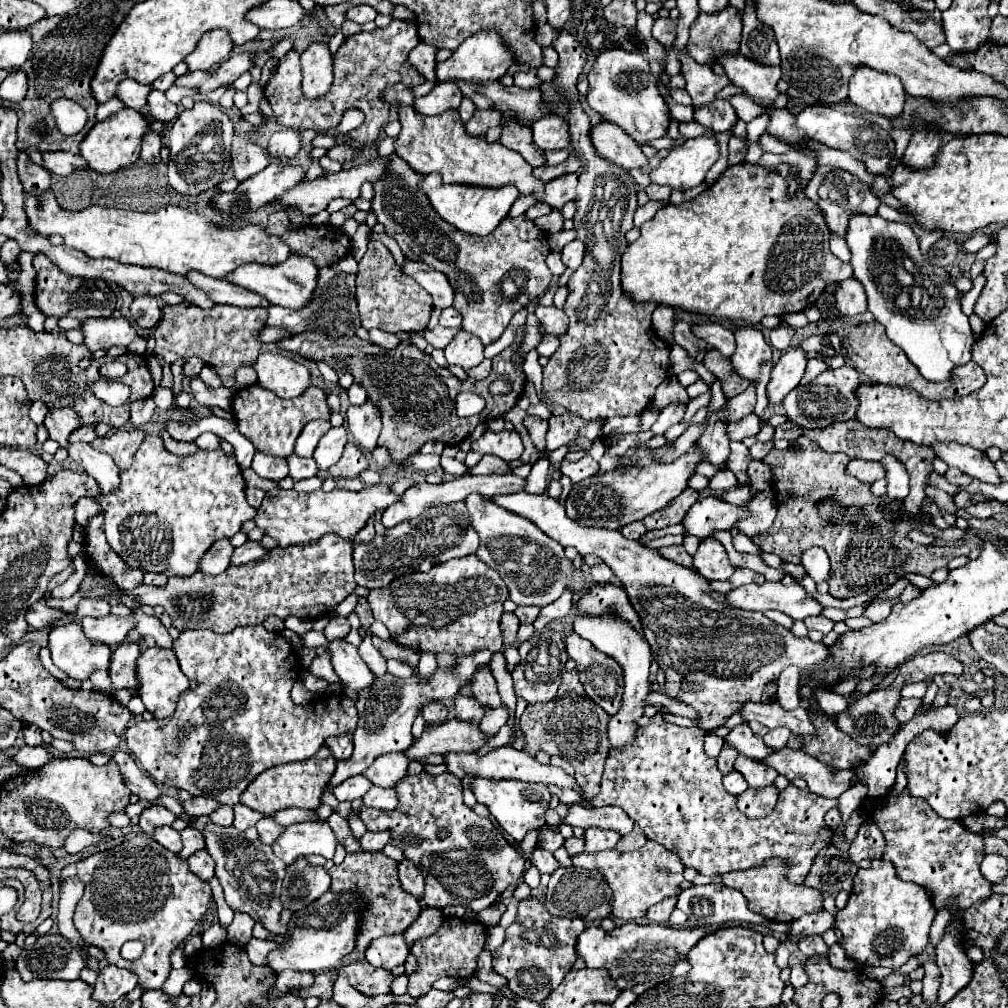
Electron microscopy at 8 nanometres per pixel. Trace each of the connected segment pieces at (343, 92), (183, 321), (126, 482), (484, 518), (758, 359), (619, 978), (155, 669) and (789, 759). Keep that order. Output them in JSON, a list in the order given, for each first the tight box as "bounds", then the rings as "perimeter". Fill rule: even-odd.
[{"bounds":[264,20,424,148],"perimeter":[[[392,20],[386,28],[376,28],[374,32],[358,32],[342,42],[342,46],[336,52],[336,64],[334,64],[334,82],[328,94],[306,100],[300,92],[300,60],[298,52],[292,48],[286,52],[286,56],[280,58],[276,72],[264,86],[264,96],[270,102],[274,110],[274,118],[284,128],[310,128],[316,132],[328,132],[330,128],[336,128],[342,120],[342,114],[348,108],[360,108],[366,114],[364,124],[348,134],[336,134],[338,144],[352,144],[362,148],[372,148],[376,140],[380,138],[382,128],[388,124],[390,116],[390,104],[382,98],[384,92],[402,82],[400,70],[404,70],[404,84],[414,86],[422,84],[424,78],[416,74],[416,70],[408,64],[408,52],[418,44],[418,32],[414,22],[400,22]]]},{"bounds":[146,304,266,388],"perimeter":[[[164,304],[162,320],[154,328],[156,348],[146,352],[146,356],[160,356],[164,362],[172,364],[176,360],[190,360],[192,356],[202,358],[208,366],[216,368],[226,388],[234,388],[234,370],[242,364],[252,364],[256,360],[260,342],[256,340],[260,328],[266,322],[266,308],[234,308],[234,306],[214,306],[212,310],[202,310],[198,306],[186,304]]]},{"bounds":[96,436,256,576],"perimeter":[[[146,436],[144,442],[140,444],[136,456],[134,456],[134,464],[128,468],[128,470],[122,470],[120,472],[120,478],[122,478],[122,484],[116,492],[108,494],[108,496],[98,496],[96,502],[104,508],[104,532],[106,532],[106,538],[108,538],[108,544],[112,546],[114,552],[118,552],[118,556],[122,556],[122,560],[132,566],[132,568],[140,568],[144,572],[166,572],[168,576],[192,576],[196,572],[196,566],[202,558],[202,554],[218,540],[218,538],[230,538],[234,536],[242,522],[246,520],[252,520],[256,516],[256,510],[246,502],[246,496],[244,496],[244,490],[246,490],[246,484],[244,484],[244,478],[242,478],[242,472],[240,472],[240,466],[238,462],[232,458],[228,458],[222,450],[214,450],[214,452],[208,452],[208,450],[200,450],[196,456],[176,456],[172,452],[168,452],[164,448],[164,442],[160,436]]]},{"bounds":[464,494,590,608],"perimeter":[[[470,494],[464,502],[470,512],[470,526],[480,536],[476,556],[502,576],[512,602],[542,608],[554,602],[564,588],[590,588],[590,584],[584,582],[584,574],[580,570],[576,572],[572,562],[564,556],[564,548],[556,540],[550,540],[538,526],[530,524],[530,520],[498,508],[494,502],[484,500],[480,494]]]},{"bounds":[730,326,772,416],"perimeter":[[[750,326],[738,328],[734,332],[736,336],[736,352],[730,358],[734,370],[746,380],[758,380],[758,386],[765,391],[759,391],[759,399],[756,401],[754,414],[761,416],[768,405],[766,398],[766,382],[770,380],[772,370],[772,350],[766,344],[760,330],[754,330]]]},{"bounds":[576,924,706,994],"perimeter":[[[622,924],[612,932],[604,932],[600,926],[588,926],[576,944],[576,954],[586,962],[586,968],[604,968],[610,972],[618,990],[632,990],[642,994],[660,982],[676,976],[686,976],[690,966],[686,962],[688,950],[706,934],[704,928],[686,930],[656,924]]]},{"bounds":[138,646,190,720],"perimeter":[[[160,646],[148,648],[140,654],[140,658],[138,658],[138,680],[140,680],[138,696],[142,698],[146,710],[158,720],[174,716],[178,696],[190,688],[190,680],[180,672],[176,654],[172,650],[164,650]]]},{"bounds":[760,748,858,798],"perimeter":[[[782,748],[778,752],[772,752],[770,756],[766,756],[766,760],[760,762],[772,766],[776,772],[790,780],[804,778],[808,782],[808,788],[824,798],[838,798],[844,790],[858,782],[854,770],[838,770],[836,774],[832,774],[826,764],[818,762],[816,758],[808,756],[802,750]]]}]

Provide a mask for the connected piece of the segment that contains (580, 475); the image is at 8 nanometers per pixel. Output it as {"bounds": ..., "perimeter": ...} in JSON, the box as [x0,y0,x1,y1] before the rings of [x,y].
{"bounds":[560,458,598,482],"perimeter":[[[582,458],[578,462],[570,462],[570,460],[562,460],[560,472],[564,476],[568,476],[572,482],[580,482],[584,478],[590,478],[598,472],[598,462],[592,458]]]}

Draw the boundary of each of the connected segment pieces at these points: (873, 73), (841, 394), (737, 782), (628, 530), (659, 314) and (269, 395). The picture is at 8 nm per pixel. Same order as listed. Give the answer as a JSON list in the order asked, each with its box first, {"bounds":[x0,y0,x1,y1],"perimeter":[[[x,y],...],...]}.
[{"bounds":[848,68,906,122],"perimeter":[[[854,68],[848,98],[864,112],[880,114],[894,122],[902,118],[906,92],[896,76],[872,68]]]},{"bounds":[782,366,858,428],"perimeter":[[[842,366],[836,370],[828,368],[818,374],[810,384],[796,386],[792,392],[786,394],[786,398],[782,400],[784,414],[802,428],[824,428],[826,424],[852,420],[858,406],[858,400],[854,396],[854,388],[858,386],[858,382],[858,372],[852,366]]]},{"bounds":[724,770,748,796],"perimeter":[[[732,770],[730,774],[724,776],[724,788],[726,788],[726,792],[740,796],[748,788],[748,784],[746,784],[746,780],[742,780],[742,776],[736,770]]]},{"bounds":[620,522,646,540],"perimeter":[[[632,522],[632,524],[622,526],[620,532],[622,532],[622,536],[626,536],[626,538],[630,538],[630,540],[638,540],[638,538],[646,532],[646,528],[644,528],[642,522]]]},{"bounds":[652,306,678,344],"perimeter":[[[656,306],[654,314],[652,314],[652,328],[654,332],[666,340],[666,344],[674,344],[674,336],[672,336],[672,328],[678,322],[678,316],[674,314],[672,308],[666,306]]]},{"bounds":[232,384,330,458],"perimeter":[[[252,384],[252,386],[236,392],[234,404],[232,404],[232,414],[238,422],[238,430],[246,438],[252,440],[256,450],[262,450],[262,452],[268,452],[268,454],[280,456],[280,458],[288,458],[294,452],[294,442],[310,420],[316,420],[316,418],[328,420],[330,418],[330,410],[326,406],[326,394],[316,386],[310,386],[298,398],[284,400],[280,396],[274,396],[274,392],[258,386],[258,384]]]}]

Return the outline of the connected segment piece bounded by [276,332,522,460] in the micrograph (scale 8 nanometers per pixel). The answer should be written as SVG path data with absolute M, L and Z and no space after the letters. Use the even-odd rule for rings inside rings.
M302 332L302 334L294 334L294 336L288 336L288 338L282 338L276 342L278 348L282 350L288 350L288 352L294 352L294 354L300 354L308 360L314 360L314 362L326 362L330 368L346 368L352 376L354 376L354 382L364 386L366 388L366 394L368 394L368 400L374 400L374 404L378 404L378 408L382 410L382 432L380 432L380 438L378 438L378 446L386 446L390 452L392 452L392 458L394 460L404 460L408 458L410 454L418 452L422 448L422 444L426 444L428 440L438 440L438 442L444 442L448 446L458 446L466 436L470 436L474 432L474 428L484 420L492 420L492 418L498 418L502 414L506 414L516 402L518 402L518 396L522 394L522 388L512 388L510 392L506 394L490 394L488 386L490 386L490 380L472 380L468 378L468 382L460 382L456 380L448 368L442 368L434 362L434 358L422 350L418 350L414 344L410 342L400 342L394 350L384 350L382 346L378 344L372 344L372 342L366 342L366 340L360 340L358 336L326 336L326 334L316 334L316 332ZM462 390L468 390L468 392L474 392L478 396L482 396L486 400L486 408L478 414L478 416L472 416L472 418L460 418L456 414L456 404L454 404L454 398L456 394L460 394Z

